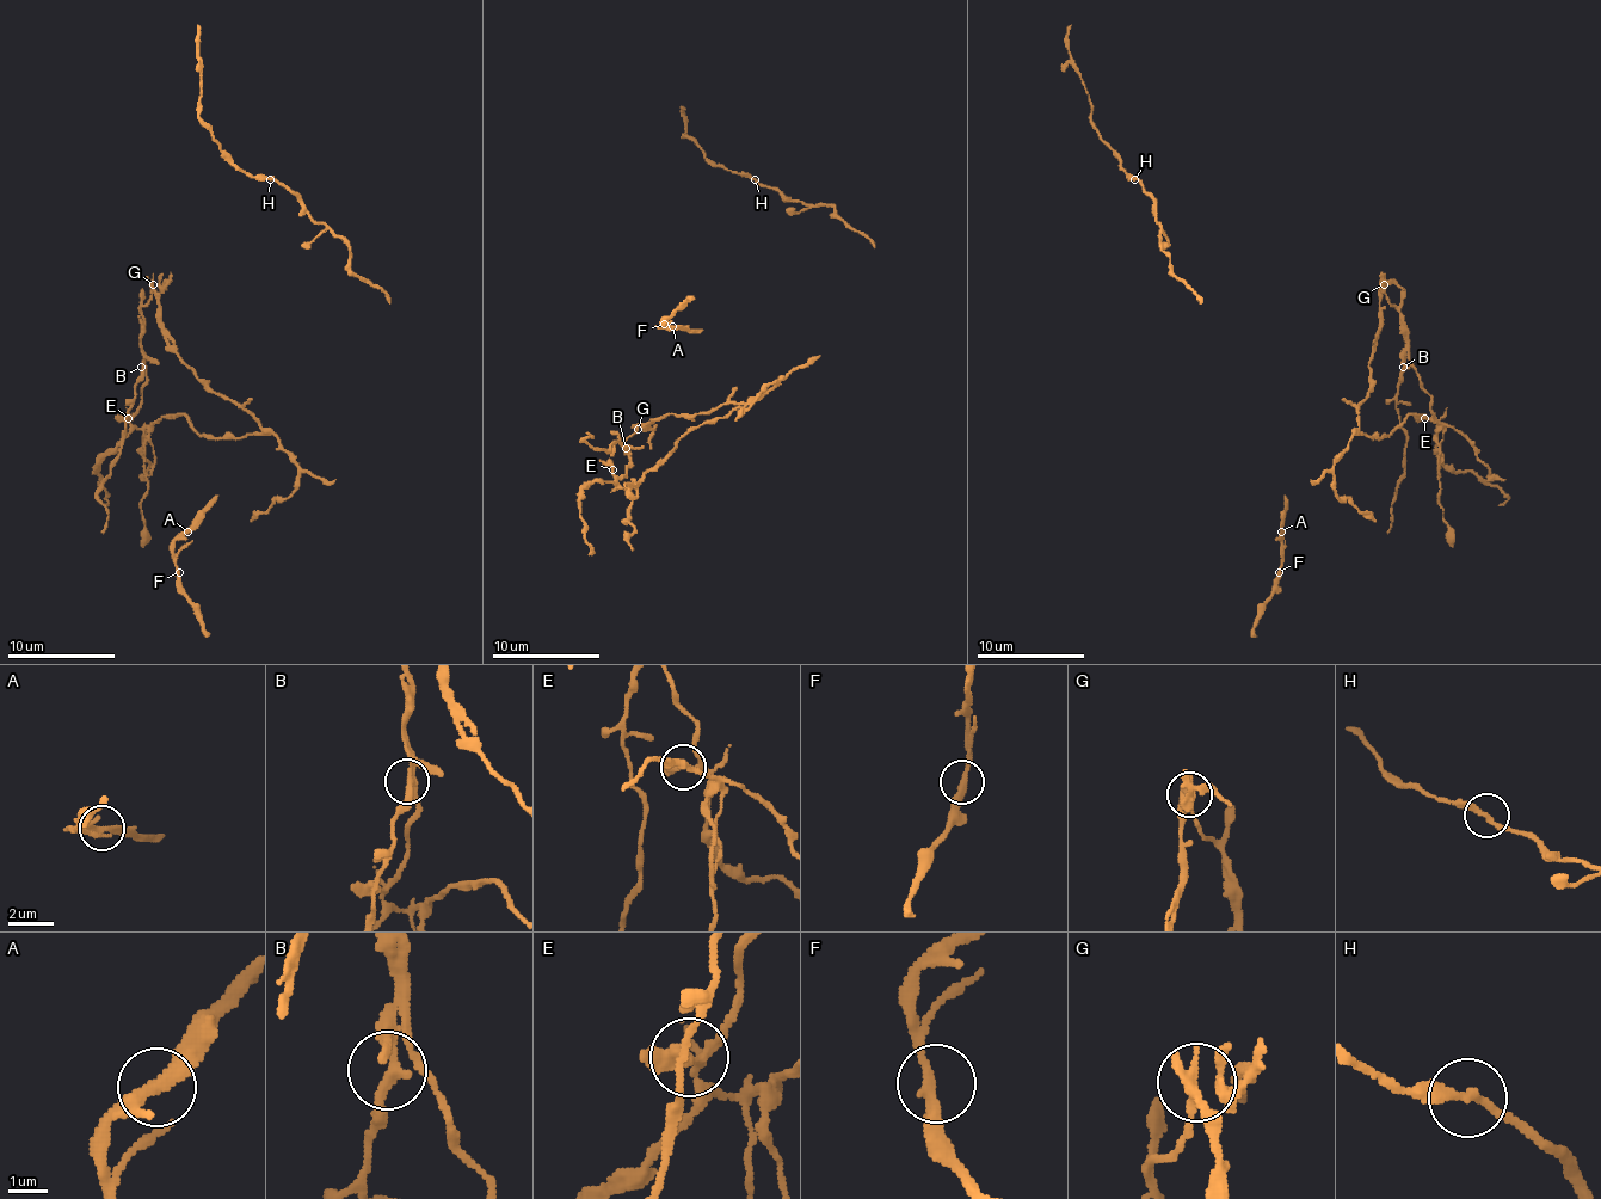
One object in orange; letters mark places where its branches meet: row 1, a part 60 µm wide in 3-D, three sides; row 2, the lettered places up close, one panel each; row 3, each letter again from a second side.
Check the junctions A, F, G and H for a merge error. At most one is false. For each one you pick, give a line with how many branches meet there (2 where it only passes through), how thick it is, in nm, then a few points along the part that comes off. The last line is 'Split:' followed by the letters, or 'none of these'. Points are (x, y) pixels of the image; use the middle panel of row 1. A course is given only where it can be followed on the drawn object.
G: Branches: 2. Thickness 260 nm. Course of the part to remove: (636, 429), (626, 443), (632, 461), (626, 475), (615, 484), (593, 480), (580, 499), (589, 542)
Split: G

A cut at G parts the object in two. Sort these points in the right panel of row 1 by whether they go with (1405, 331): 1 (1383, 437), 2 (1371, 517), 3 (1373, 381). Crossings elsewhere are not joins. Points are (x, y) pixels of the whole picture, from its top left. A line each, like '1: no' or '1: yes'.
1: no
2: no
3: no

